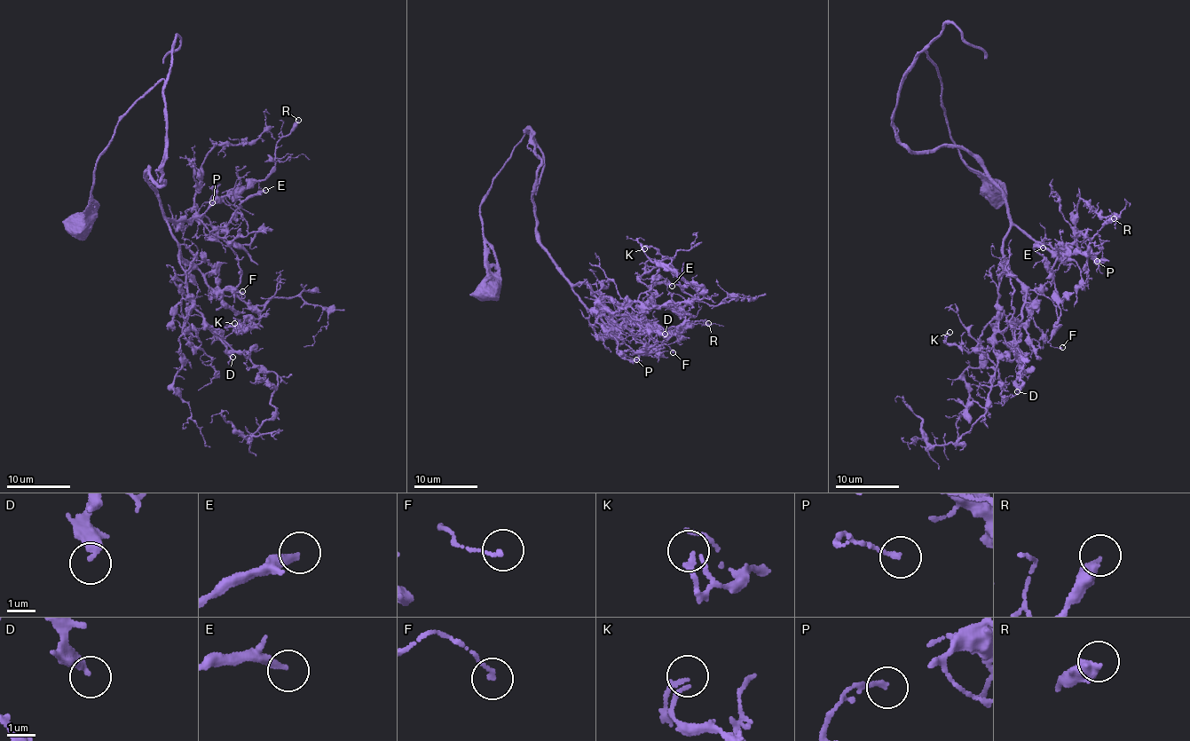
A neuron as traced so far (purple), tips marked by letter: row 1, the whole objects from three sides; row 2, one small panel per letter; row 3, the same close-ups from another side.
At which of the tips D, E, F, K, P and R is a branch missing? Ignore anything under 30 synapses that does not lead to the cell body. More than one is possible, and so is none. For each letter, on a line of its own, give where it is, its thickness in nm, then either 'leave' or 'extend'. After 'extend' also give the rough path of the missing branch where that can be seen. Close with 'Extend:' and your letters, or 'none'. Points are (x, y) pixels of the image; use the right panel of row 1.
D: place (1017, 391); calibre 380 nm; leave
E: place (1043, 248); calibre 280 nm; leave
F: place (1062, 347); calibre 130 nm; leave
K: place (949, 332); calibre 170 nm; leave
P: place (1097, 261); calibre 150 nm; leave
R: place (1114, 218); calibre 360 nm; leave
Extend: none

